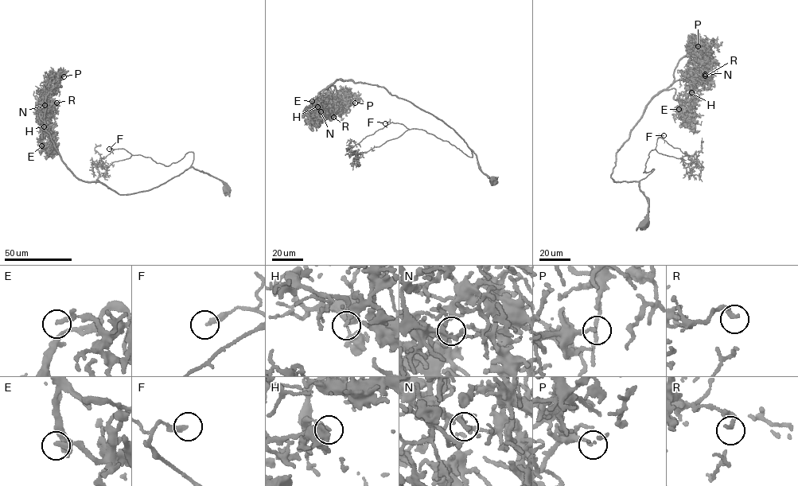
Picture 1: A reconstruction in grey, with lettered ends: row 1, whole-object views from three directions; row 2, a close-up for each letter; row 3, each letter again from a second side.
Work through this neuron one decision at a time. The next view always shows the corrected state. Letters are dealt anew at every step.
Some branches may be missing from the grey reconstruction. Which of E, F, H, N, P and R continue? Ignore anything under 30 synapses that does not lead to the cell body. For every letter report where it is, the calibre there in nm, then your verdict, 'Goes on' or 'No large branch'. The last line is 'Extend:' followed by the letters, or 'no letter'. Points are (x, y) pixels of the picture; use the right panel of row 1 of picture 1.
E: Place: (679, 109). Thickness 160 nm. No large branch
F: Place: (663, 135). Thickness 280 nm. Goes on
H: Place: (691, 92). Thickness 170 nm. Goes on
N: Place: (705, 74). Thickness 110 nm. No large branch
P: Place: (698, 46). Thickness 150 nm. No large branch
R: Place: (705, 75). Thickness 140 nm. No large branch
Extend: F, H

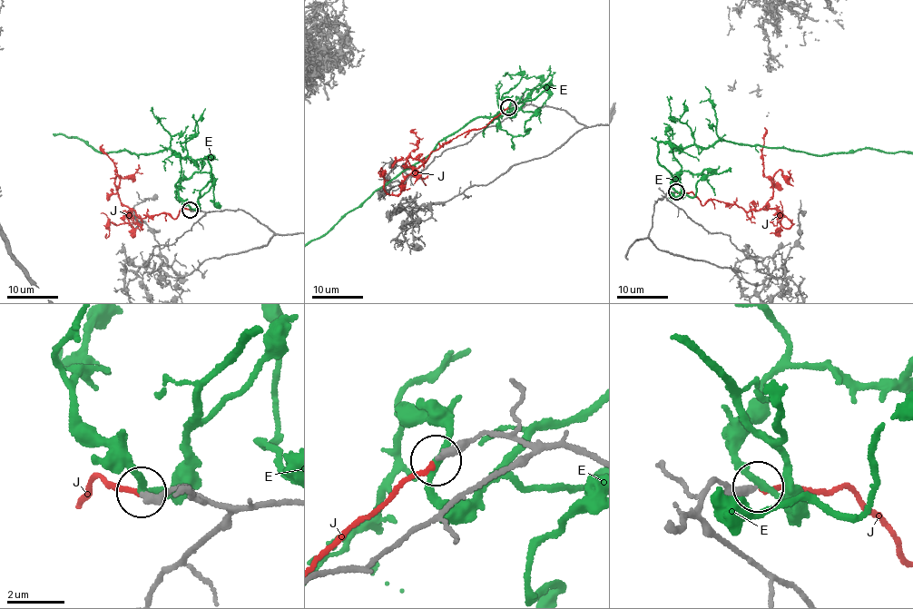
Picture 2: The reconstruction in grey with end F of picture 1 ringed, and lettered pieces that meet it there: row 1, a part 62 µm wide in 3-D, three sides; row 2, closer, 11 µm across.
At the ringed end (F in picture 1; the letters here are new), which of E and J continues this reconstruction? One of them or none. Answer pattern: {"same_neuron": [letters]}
{"same_neuron": ["J"]}

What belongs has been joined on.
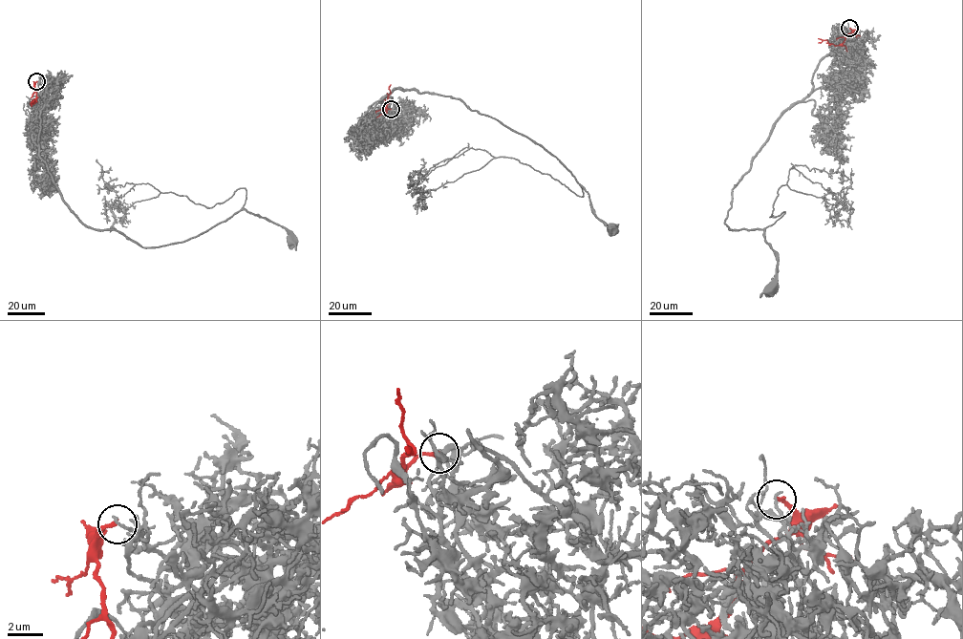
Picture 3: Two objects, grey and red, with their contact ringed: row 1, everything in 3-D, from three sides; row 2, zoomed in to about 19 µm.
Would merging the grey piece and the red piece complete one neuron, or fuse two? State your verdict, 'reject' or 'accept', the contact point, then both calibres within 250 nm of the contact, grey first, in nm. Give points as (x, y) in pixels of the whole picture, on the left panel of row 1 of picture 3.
reject; at (36, 81); 170 nm thick on the grey side, 180 nm on the other

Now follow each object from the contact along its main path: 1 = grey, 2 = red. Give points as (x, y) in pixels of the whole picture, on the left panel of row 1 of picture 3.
1: (36, 81), (44, 90), (38, 152), (86, 225), (156, 247), (185, 242), (246, 209), (281, 225), (292, 242)
2: (36, 81), (35, 101), (32, 106)

